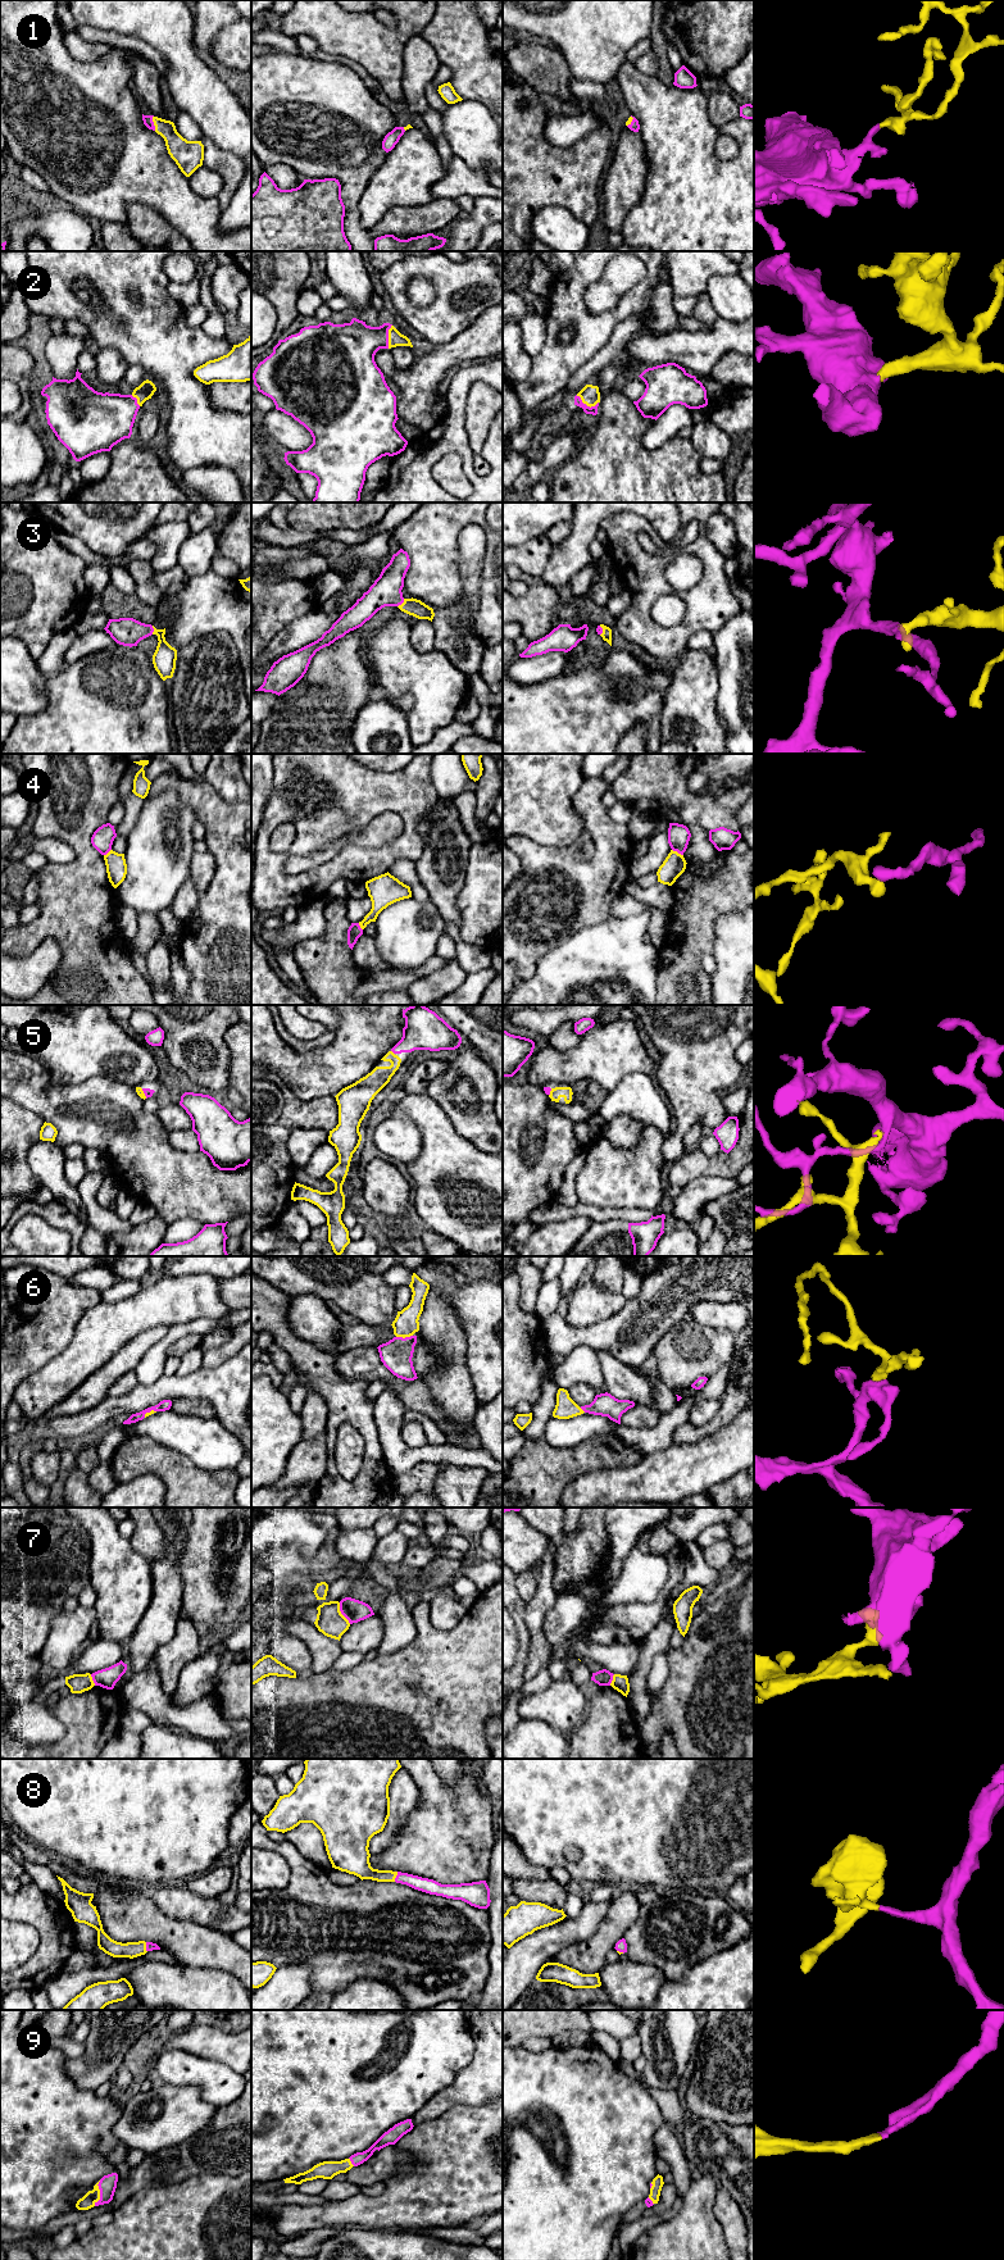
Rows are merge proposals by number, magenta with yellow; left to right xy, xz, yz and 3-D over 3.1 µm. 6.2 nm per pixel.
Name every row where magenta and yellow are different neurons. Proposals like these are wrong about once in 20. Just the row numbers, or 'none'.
4, 7

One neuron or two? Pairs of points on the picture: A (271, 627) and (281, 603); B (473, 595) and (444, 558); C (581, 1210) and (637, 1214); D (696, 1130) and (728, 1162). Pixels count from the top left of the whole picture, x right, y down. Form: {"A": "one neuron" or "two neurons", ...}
{"A": "one neuron", "B": "two neurons", "C": "one neuron", "D": "two neurons"}

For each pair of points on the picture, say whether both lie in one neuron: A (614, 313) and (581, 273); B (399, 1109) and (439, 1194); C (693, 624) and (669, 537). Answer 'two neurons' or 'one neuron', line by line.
A: one neuron
B: one neuron
C: two neurons

